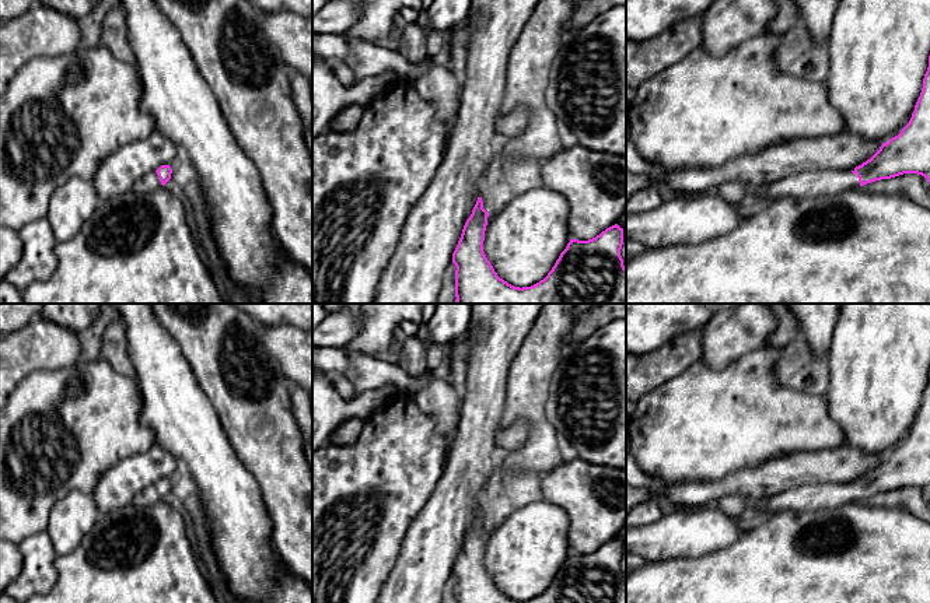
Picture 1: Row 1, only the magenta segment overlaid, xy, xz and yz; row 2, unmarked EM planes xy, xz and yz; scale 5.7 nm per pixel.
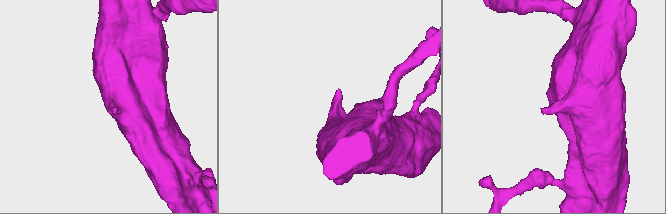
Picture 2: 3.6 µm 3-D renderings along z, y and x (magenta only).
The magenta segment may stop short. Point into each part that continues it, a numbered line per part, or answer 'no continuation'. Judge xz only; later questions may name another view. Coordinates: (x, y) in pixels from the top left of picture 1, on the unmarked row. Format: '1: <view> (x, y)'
no continuation

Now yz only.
1: yz (811, 497)

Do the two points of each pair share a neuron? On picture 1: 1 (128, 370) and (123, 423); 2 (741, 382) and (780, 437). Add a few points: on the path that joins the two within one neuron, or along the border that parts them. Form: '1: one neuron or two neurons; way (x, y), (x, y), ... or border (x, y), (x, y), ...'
1: two neurons; border (101, 357), (115, 371), (135, 379)
2: one neuron; way (744, 396), (744, 400), (766, 423)

